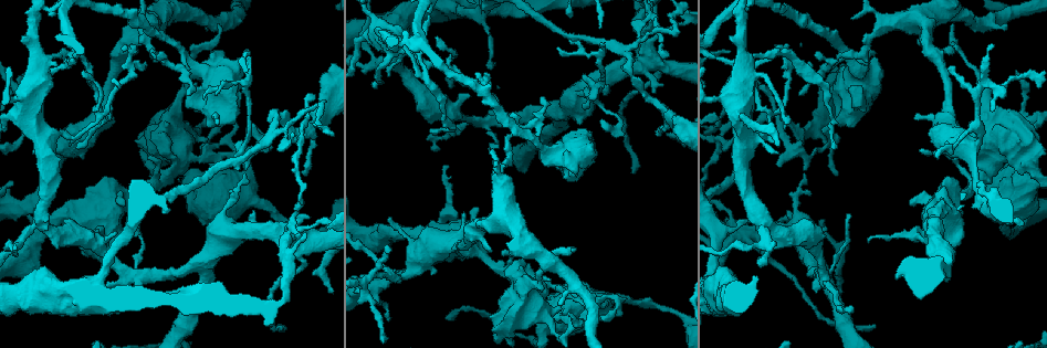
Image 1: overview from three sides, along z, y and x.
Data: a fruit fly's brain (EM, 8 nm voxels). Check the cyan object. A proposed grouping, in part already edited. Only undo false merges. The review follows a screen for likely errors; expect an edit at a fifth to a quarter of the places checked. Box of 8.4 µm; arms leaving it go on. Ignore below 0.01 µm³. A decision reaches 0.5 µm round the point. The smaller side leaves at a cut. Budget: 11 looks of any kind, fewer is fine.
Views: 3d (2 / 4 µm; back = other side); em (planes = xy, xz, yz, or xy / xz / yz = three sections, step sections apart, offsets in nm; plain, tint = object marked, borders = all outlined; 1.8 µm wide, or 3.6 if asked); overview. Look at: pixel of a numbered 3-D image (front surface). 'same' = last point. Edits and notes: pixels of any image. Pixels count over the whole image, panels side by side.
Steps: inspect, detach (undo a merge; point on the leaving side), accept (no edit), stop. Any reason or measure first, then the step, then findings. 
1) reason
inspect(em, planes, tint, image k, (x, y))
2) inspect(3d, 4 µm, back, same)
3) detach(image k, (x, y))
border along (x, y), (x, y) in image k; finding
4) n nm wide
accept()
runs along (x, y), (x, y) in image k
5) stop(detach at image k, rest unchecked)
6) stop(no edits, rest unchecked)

closes a loop
inspect(em, planes, tint, image 1, (255, 151))

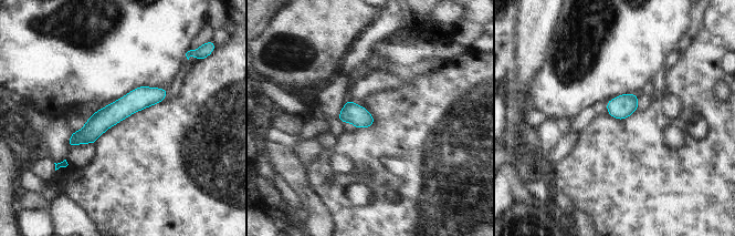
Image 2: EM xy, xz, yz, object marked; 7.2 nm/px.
accept()
runs along (164, 91), (137, 99), (71, 143) in image 2; all the same neuron

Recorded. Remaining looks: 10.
two arms at a narrow angle
inspect(em, 3.6 µm, yz, step 16, tint, image 1, (292, 237))

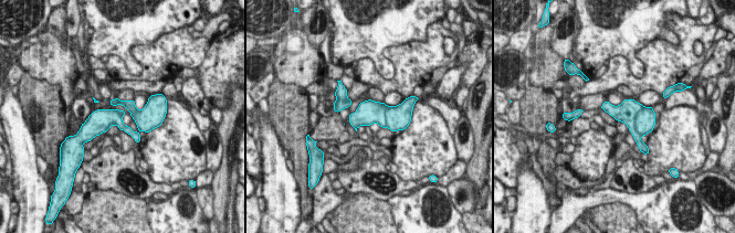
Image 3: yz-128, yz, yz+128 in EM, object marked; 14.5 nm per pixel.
detach(image 3, (646, 119))
border along (643, 107), (636, 118), (639, 135) in image 3; two neurons meet here

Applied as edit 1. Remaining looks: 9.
inspect(overview)

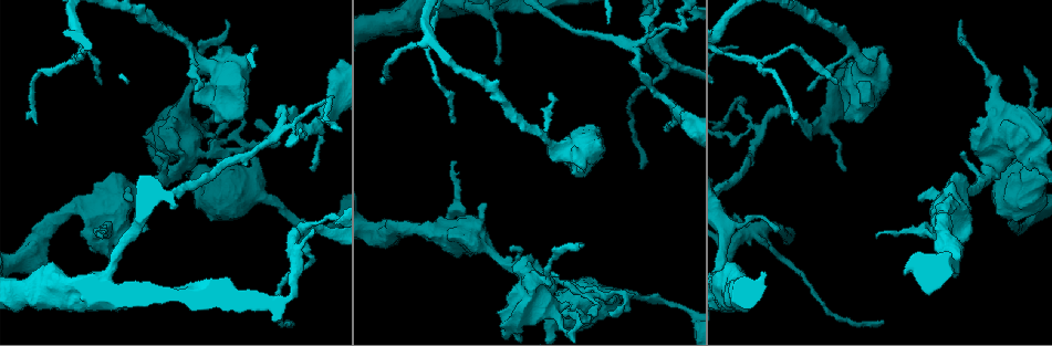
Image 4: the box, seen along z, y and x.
sudden change in width
inspect(em, yz, step 16, tint, image 4, (486, 248))

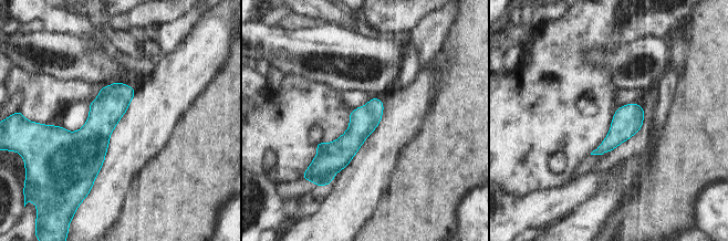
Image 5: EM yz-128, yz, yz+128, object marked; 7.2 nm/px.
another direction
inspect(em, xy, step 4, tint, same)

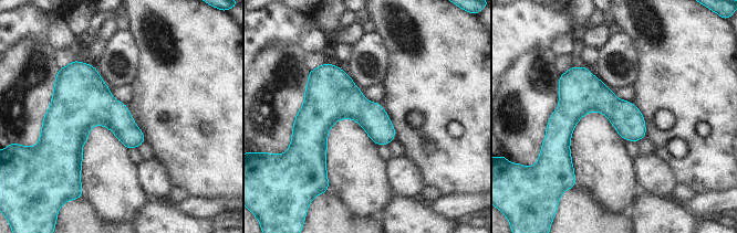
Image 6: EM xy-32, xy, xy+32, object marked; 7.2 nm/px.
200 nm wide
accept()
all the same neuron

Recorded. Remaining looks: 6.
arms part here
inspect(em, planes, tint, image 4, (250, 144))

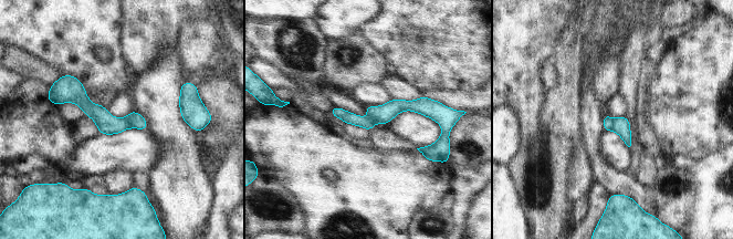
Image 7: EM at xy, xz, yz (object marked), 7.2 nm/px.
120 nm wide
detach(image 7, (621, 126))
the part that leaves runs along (56, 102), (79, 97), (124, 126) in image 7; a second neuron is stuck on

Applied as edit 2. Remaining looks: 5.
stop(detach at image 3, detach at image 7, rest unchecked)

